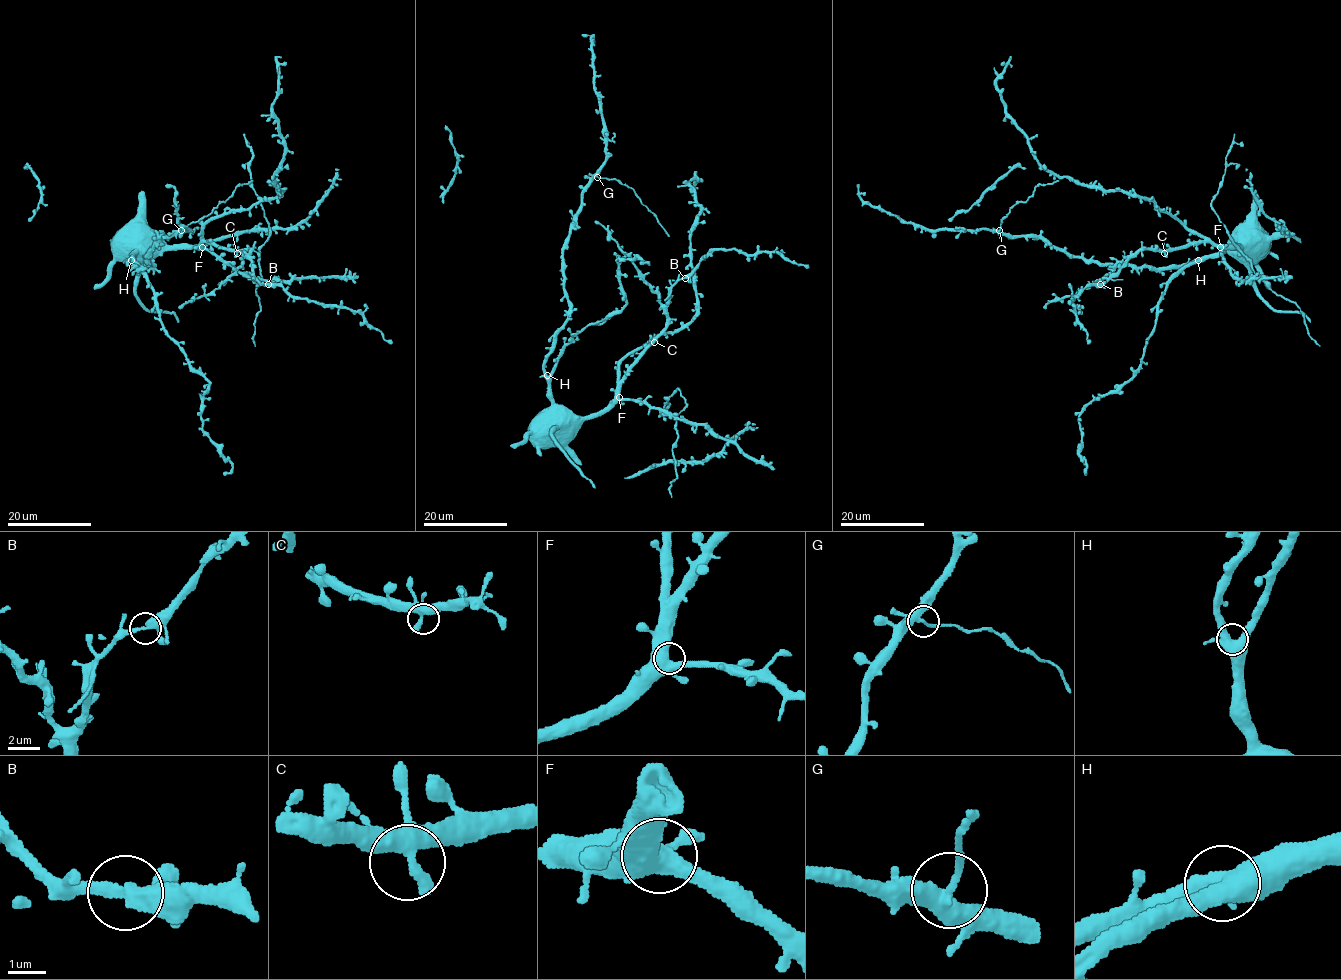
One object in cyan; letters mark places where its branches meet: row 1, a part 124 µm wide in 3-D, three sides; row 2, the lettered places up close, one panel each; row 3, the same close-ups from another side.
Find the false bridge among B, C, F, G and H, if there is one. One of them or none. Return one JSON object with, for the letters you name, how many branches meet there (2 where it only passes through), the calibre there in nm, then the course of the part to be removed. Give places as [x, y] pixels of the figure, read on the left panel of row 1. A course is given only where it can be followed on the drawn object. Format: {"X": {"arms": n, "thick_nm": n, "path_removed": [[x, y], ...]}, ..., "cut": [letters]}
{"G": {"arms": 4, "thick_nm": 320, "path_removed": [[180, 230], [208, 215], [237, 186], [252, 181]]}, "cut": ["G"]}

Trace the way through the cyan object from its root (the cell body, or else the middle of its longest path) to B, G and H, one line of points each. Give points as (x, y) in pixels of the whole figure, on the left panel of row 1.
B: (135, 234), (166, 246), (212, 242), (235, 250), (250, 249), (253, 276), (268, 284)
G: (135, 234), (135, 250), (128, 262), (145, 268), (153, 265), (148, 264), (147, 255), (159, 239), (180, 230)
H: (135, 234), (135, 250), (131, 260)

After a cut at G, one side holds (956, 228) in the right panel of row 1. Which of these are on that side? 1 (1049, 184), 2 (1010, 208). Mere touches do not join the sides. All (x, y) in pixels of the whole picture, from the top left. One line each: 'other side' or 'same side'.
1: other side
2: other side

